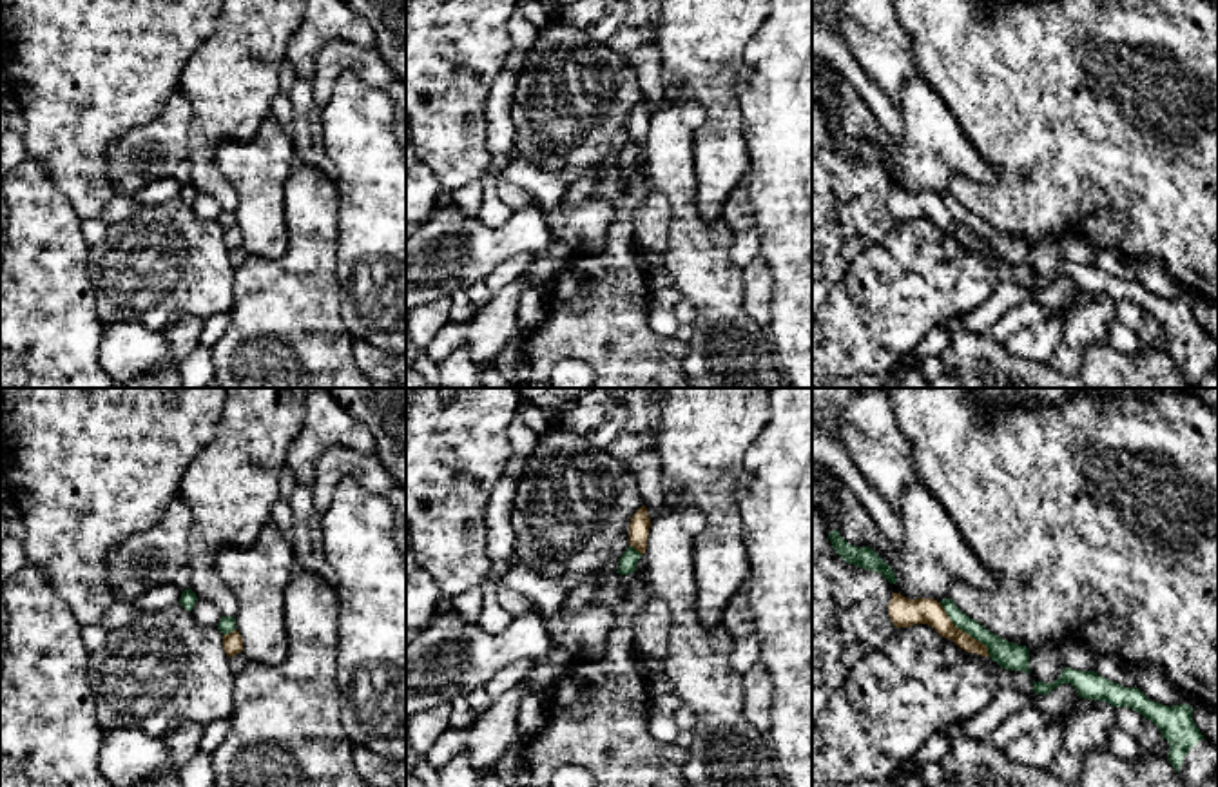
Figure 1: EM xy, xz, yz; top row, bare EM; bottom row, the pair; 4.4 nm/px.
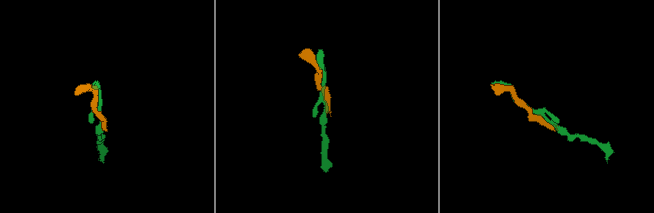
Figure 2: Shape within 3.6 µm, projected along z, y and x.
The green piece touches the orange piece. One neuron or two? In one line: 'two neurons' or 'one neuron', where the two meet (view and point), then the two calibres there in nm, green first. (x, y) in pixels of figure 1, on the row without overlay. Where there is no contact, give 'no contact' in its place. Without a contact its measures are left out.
two neurons | yz (965, 225) | 120/120 nm

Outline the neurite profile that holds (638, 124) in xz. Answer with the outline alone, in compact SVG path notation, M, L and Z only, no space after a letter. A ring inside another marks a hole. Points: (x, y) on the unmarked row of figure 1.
M642 100L631 111L631 118L629 118L629 140L633 140L642 149L647 143L649 121L651 121L651 112L649 112L647 102Z

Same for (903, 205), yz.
M892 187L888 198L888 209L895 221L910 221L914 218L928 218L941 230L953 234L961 243L968 247L977 247L981 250L990 250L988 241L979 234L972 232L968 227L959 223L946 209L941 196L933 192L915 192L910 194L901 187Z

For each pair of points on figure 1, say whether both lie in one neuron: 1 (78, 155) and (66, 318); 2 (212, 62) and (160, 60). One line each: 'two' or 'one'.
1: two
2: two

